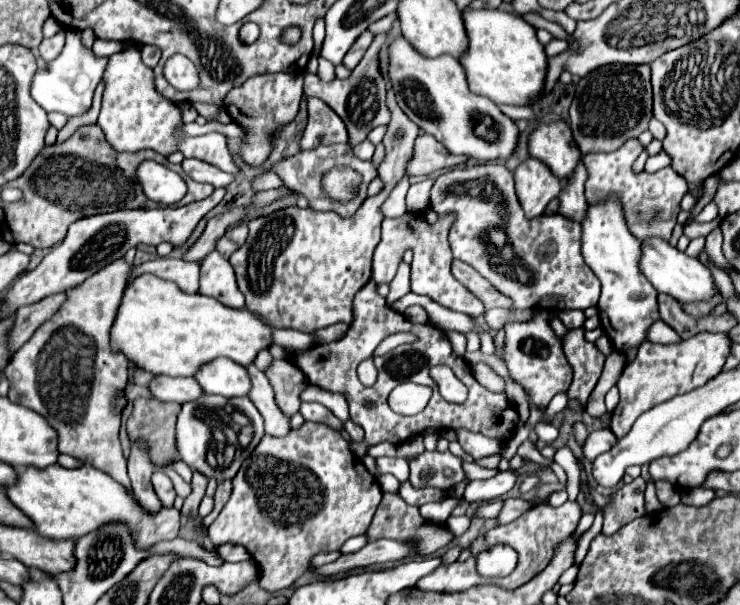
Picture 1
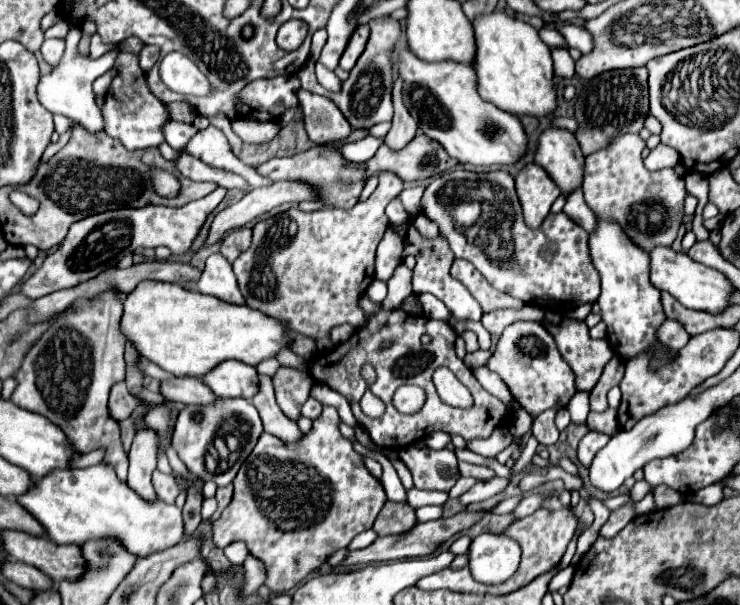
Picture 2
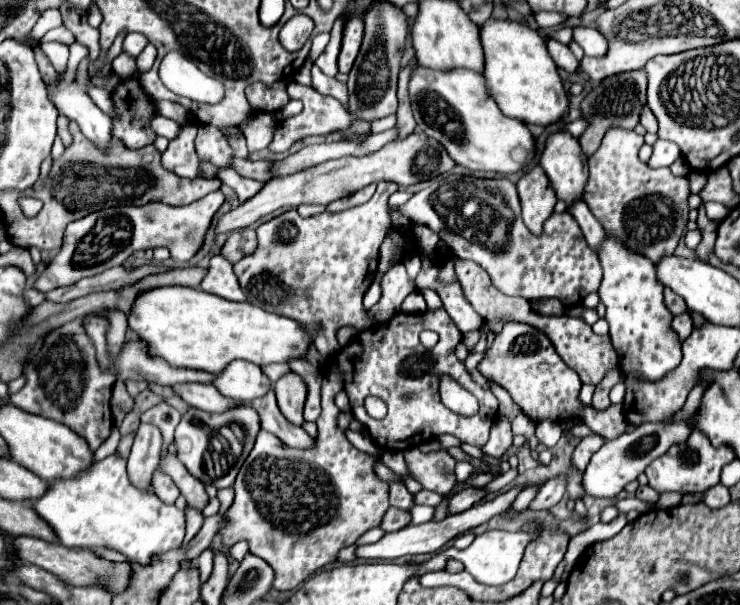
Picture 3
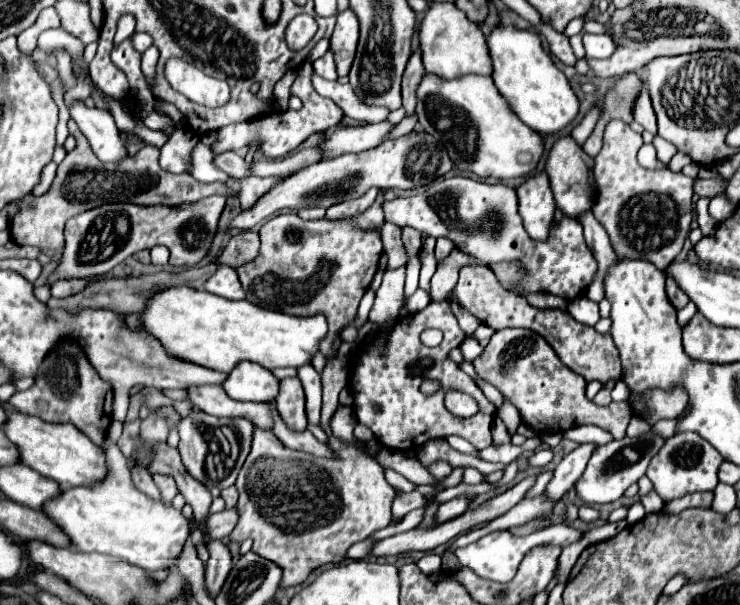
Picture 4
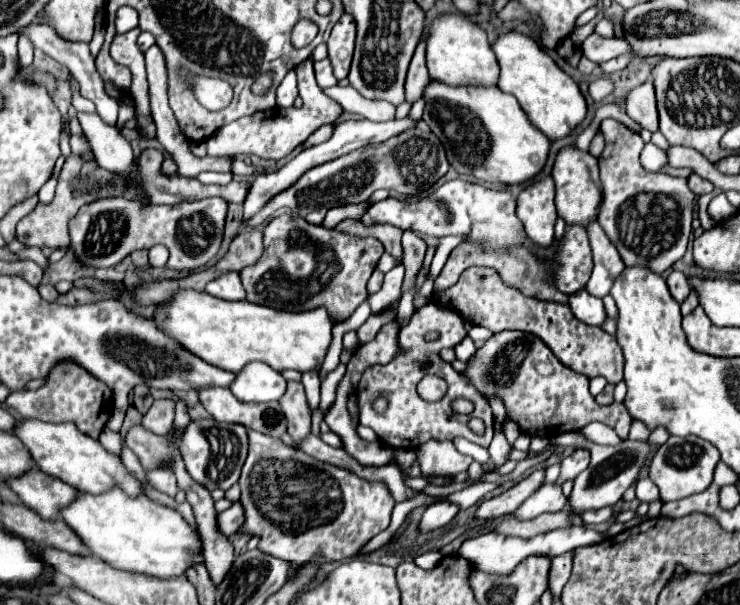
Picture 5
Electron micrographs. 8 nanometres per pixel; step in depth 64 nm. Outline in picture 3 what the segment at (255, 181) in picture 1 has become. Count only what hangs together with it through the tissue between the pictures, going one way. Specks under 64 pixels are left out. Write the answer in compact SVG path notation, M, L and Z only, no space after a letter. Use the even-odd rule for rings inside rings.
M215 126L199 127L195 138L195 150L200 158L210 160L218 168L228 166L230 156L232 156L232 148L226 136Z

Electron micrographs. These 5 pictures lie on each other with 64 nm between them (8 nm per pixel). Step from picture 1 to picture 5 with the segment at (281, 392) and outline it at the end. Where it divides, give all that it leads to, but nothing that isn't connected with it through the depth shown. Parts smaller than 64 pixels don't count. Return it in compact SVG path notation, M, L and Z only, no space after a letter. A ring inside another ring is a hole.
M288 382L288 390L280 398L280 406L282 414L288 420L288 434L296 444L300 444L310 434L310 416L312 416L304 386L300 382Z

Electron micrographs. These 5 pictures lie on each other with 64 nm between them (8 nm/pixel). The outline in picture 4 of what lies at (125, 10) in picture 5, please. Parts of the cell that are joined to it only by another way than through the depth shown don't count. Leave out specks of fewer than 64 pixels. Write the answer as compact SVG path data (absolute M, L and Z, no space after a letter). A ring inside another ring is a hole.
M123 15L117 24L116 38L126 38L130 34L134 34L134 28L136 28L136 20L133 15Z

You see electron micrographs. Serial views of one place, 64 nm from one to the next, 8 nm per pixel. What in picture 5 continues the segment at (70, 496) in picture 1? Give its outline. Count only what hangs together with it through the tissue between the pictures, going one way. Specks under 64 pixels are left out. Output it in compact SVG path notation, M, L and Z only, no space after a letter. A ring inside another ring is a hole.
M104 428L102 430L102 434L100 434L100 444L108 450L108 452L112 452L112 454L120 454L120 446L122 446L122 438L120 438L120 434L118 432L112 432L110 428ZM120 488L100 496L80 494L62 510L62 520L84 540L94 556L128 572L144 572L146 576L162 580L186 576L186 570L194 564L194 556L202 554L200 532L192 528L180 512L154 502L148 496L130 498Z

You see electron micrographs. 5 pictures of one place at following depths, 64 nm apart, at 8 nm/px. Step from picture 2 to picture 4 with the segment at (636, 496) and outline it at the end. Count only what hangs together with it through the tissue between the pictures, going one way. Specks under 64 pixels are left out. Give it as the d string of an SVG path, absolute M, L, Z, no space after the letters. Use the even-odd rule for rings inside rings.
M650 492L648 496L644 496L642 502L644 502L648 514L656 514L656 512L660 512L664 508L664 500L660 500L660 496L656 492Z

